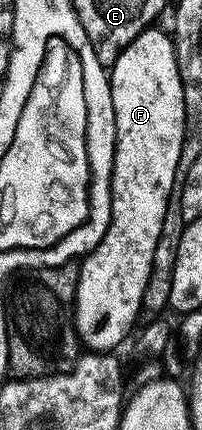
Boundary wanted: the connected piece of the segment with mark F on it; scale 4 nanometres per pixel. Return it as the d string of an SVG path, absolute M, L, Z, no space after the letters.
M151 25L145 31L141 31L137 37L116 57L113 67L109 68L110 92L112 93L112 109L114 110L114 168L110 178L110 224L94 251L90 251L81 260L78 268L78 288L74 298L74 327L78 330L79 340L91 351L113 352L126 339L130 330L135 330L134 322L142 311L142 298L144 297L144 285L148 285L148 277L152 273L152 261L156 253L156 241L160 241L160 229L164 225L164 213L170 206L170 197L175 194L176 180L179 178L178 162L180 161L180 149L184 145L186 136L186 114L184 113L184 89L180 89L180 73L176 69L176 53L174 52L174 40L169 34L157 31L157 26Z

